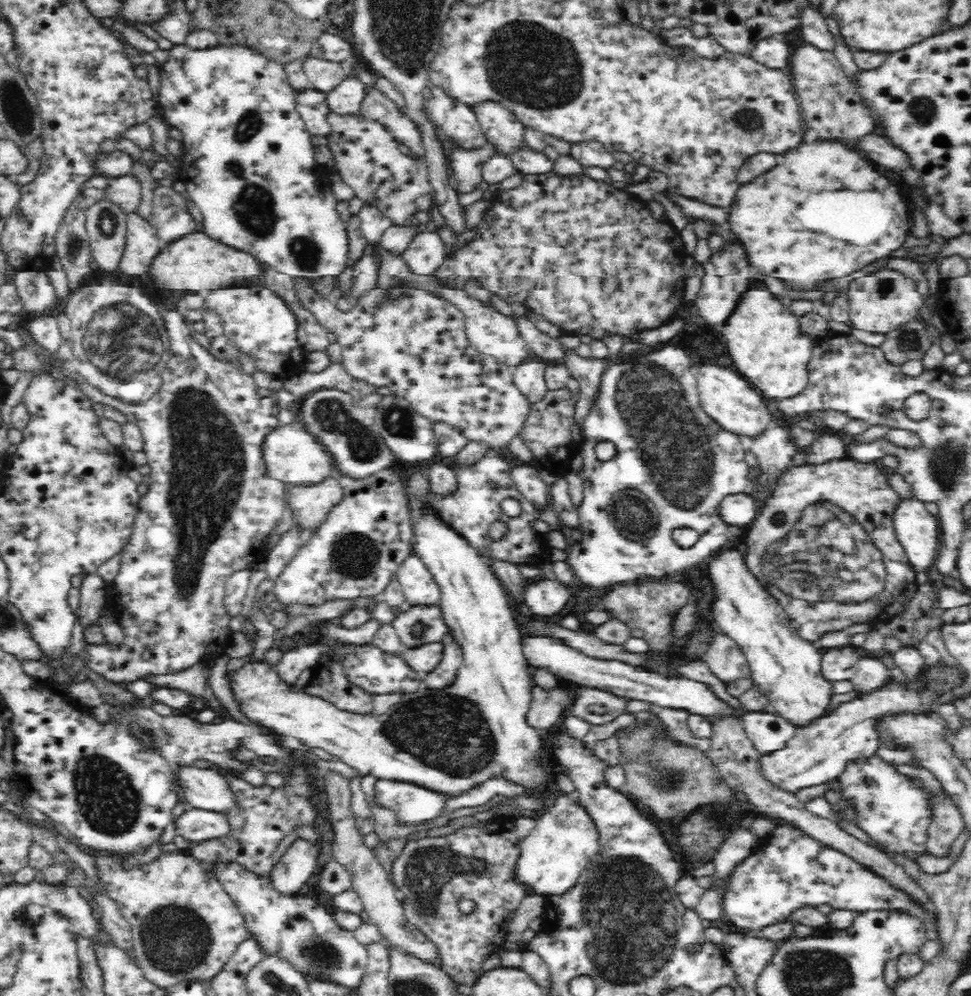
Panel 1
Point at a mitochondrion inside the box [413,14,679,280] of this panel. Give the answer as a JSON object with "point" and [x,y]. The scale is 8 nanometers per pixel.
{"point":[544,70]}

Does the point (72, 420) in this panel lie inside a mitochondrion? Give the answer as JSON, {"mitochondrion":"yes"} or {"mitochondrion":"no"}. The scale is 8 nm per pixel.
{"mitochondrion":"no"}

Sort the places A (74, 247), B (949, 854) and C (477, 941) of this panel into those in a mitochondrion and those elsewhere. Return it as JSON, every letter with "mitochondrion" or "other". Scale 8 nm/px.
{"A":"mitochondrion","B":"other","C":"other"}

